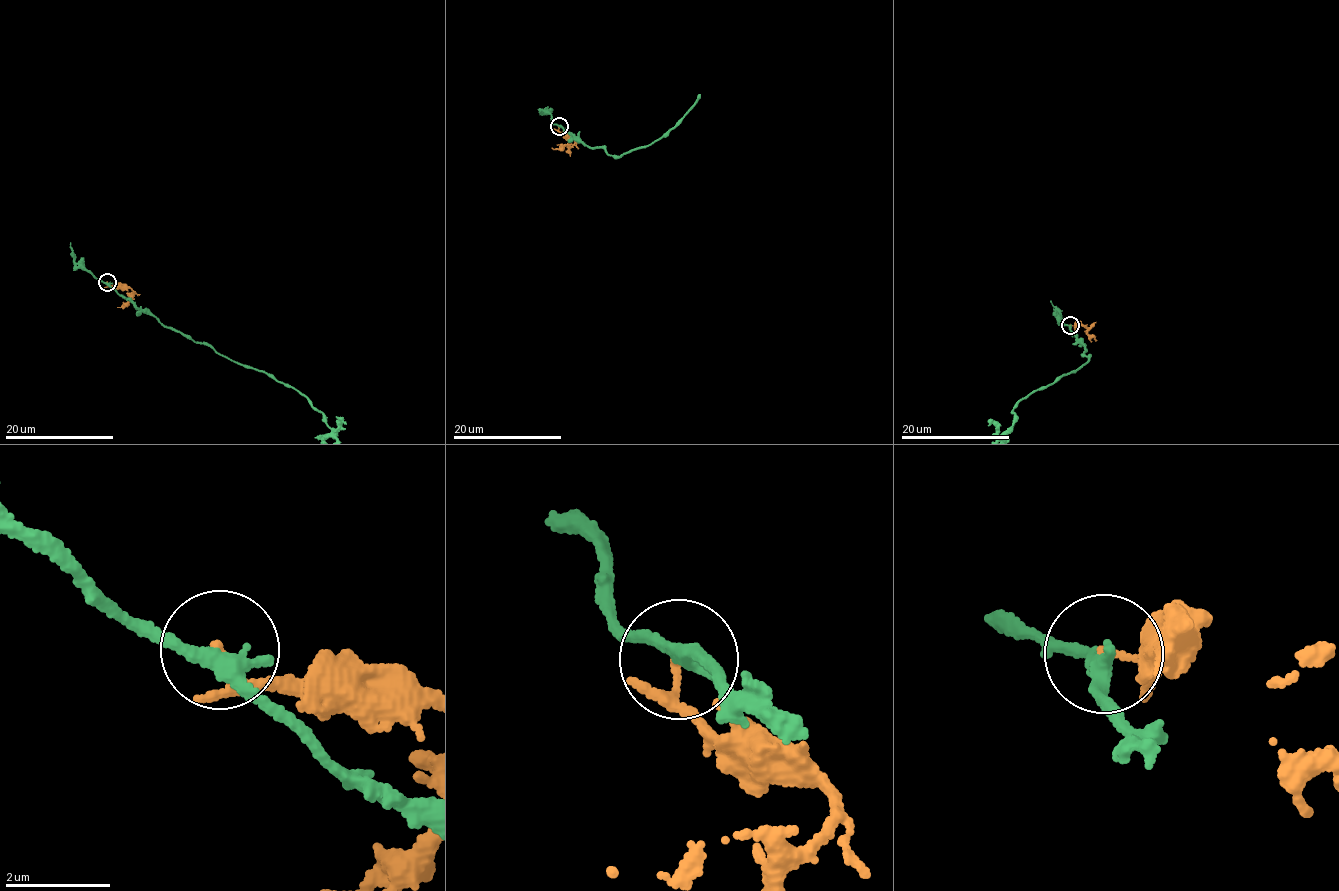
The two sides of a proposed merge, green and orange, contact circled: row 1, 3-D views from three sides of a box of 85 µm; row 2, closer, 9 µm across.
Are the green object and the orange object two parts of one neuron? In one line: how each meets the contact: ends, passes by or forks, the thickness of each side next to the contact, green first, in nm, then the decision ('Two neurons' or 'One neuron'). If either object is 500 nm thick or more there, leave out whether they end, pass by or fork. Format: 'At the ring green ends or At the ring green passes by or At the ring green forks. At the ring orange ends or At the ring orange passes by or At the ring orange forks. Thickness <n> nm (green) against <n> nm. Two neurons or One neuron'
At the ring green passes by. At the ring orange passes by. Thickness 280 nm (green) against 90 nm. Two neurons

